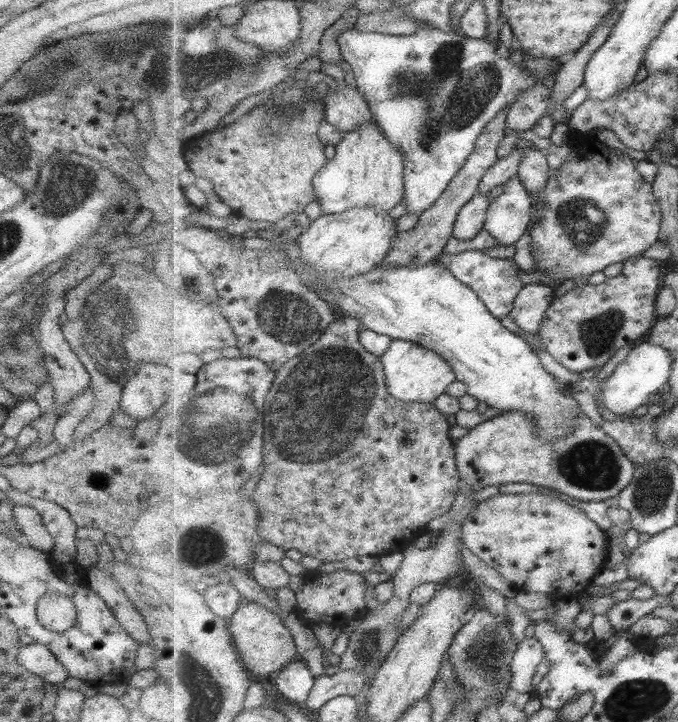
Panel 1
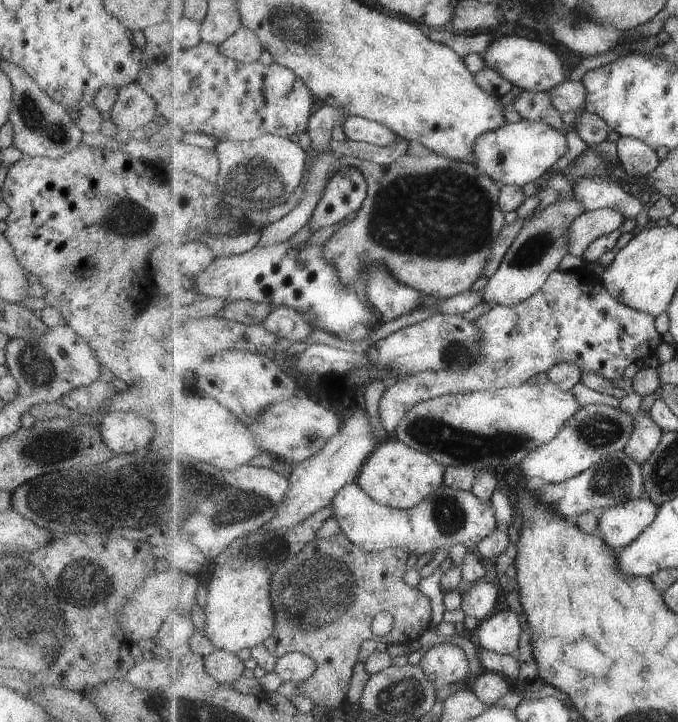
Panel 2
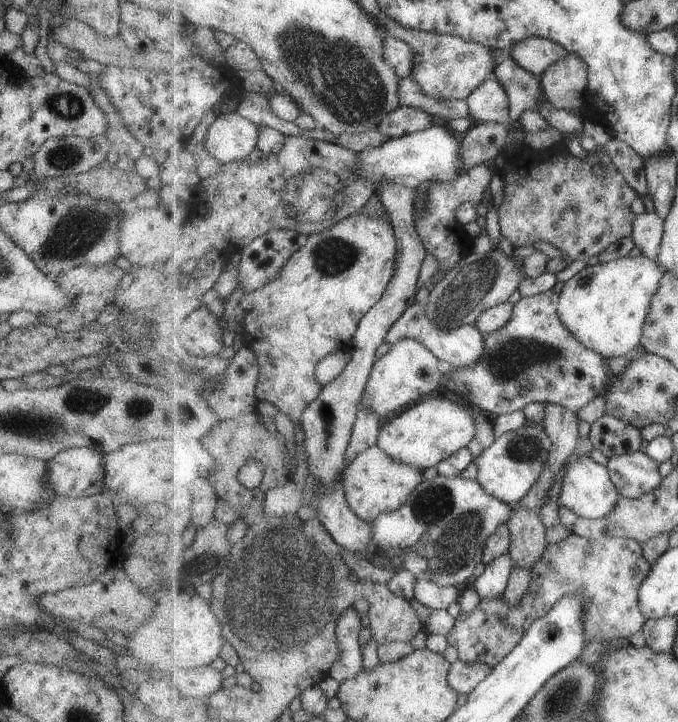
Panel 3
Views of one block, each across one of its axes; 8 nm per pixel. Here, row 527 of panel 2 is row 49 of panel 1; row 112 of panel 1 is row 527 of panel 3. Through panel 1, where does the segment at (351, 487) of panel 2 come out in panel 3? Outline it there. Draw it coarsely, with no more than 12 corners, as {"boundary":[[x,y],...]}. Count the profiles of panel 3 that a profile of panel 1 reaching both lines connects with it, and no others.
{"boundary":[[438,474],[377,517],[377,567],[463,588],[513,505]]}

